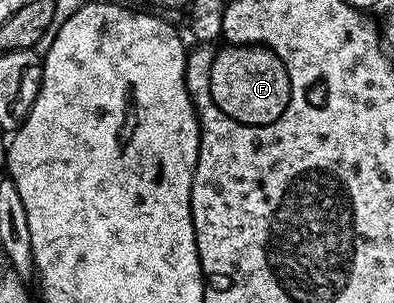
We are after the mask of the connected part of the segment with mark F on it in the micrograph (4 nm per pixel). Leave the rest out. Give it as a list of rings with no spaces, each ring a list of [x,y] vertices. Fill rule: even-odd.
[[[227,44],[215,52],[211,97],[229,118],[242,124],[272,124],[285,114],[291,101],[291,79],[281,58],[261,44]]]

